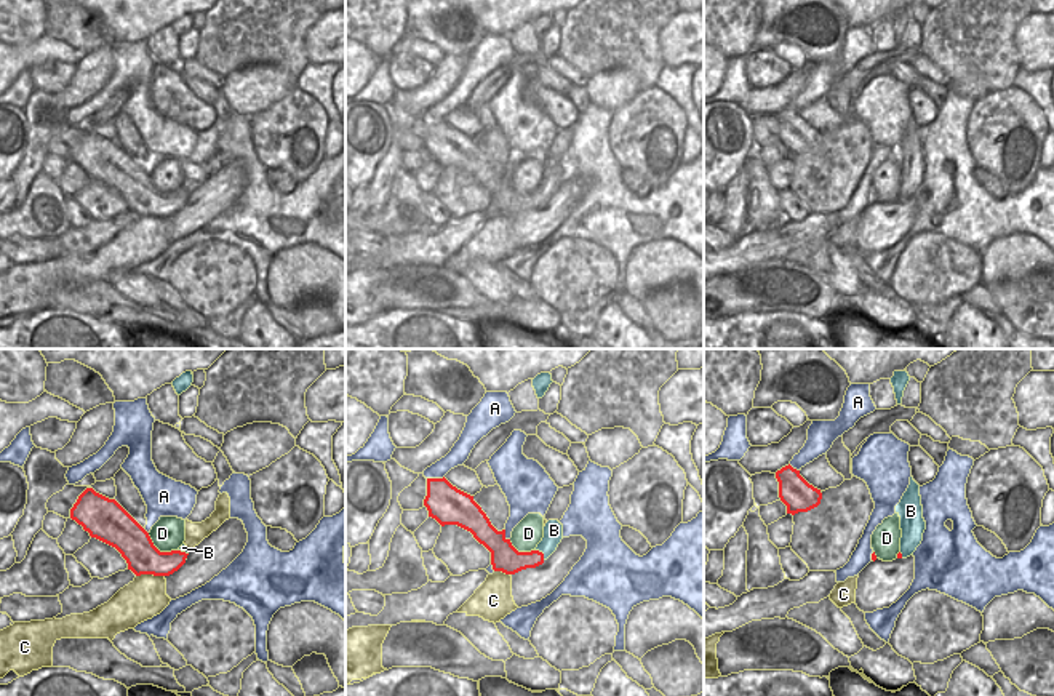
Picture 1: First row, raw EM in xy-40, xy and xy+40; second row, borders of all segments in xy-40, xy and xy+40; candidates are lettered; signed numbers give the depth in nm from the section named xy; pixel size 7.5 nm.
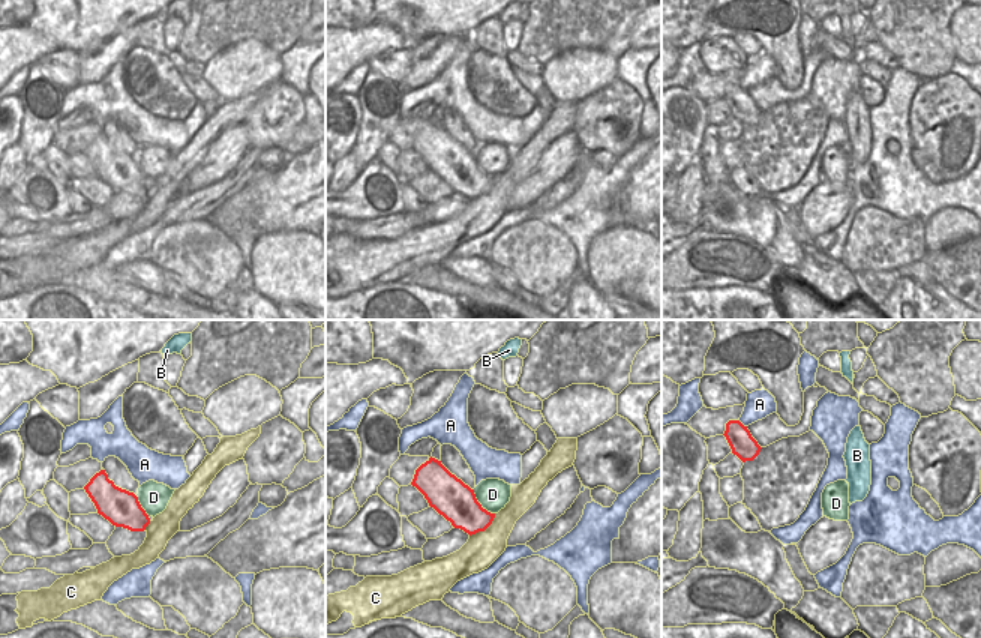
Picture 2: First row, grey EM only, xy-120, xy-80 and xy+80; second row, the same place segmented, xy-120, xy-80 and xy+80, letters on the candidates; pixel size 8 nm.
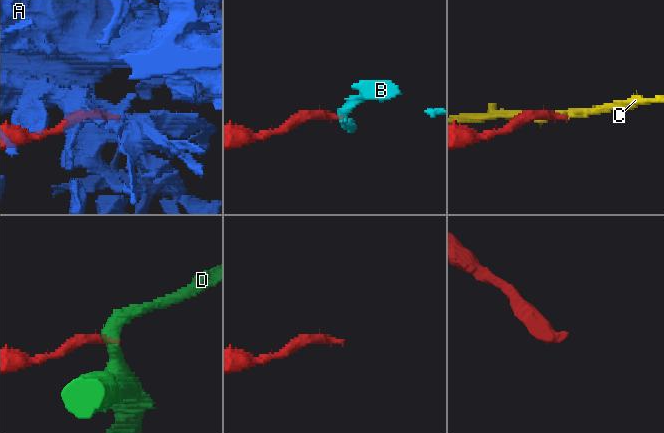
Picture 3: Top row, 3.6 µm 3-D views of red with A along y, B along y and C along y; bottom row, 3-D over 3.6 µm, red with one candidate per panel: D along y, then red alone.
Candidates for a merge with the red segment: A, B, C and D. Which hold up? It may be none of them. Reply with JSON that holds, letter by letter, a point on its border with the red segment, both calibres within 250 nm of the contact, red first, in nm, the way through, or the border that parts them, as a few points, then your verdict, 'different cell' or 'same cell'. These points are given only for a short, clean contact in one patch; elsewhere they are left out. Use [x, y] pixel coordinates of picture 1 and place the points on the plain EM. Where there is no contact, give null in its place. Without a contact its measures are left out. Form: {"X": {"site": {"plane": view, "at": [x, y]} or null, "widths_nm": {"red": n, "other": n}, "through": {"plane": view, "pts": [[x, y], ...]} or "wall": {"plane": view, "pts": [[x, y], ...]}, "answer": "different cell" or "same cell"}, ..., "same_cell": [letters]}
{"A": {"site": {"plane": "xy", "at": [435, 120]}, "widths_nm": {"red": 280, "other": 140}, "answer": "different cell"}, "B": {"site": {"plane": "xy", "at": [542, 196]}, "widths_nm": {"red": 190, "other": 140}, "wall": {"plane": "xy", "pts": [[536, 191], [544, 200]]}, "answer": "different cell"}, "C": {"site": {"plane": "xy-40", "at": [149, 215]}, "widths_nm": {"red": 260, "other": 320}, "wall": {"plane": "xy-40", "pts": [[163, 216], [136, 218]]}, "answer": "different cell"}, "D": {"site": {"plane": "xy-40", "at": [159, 192]}, "widths_nm": {"red": 260, "other": 260}, "wall": {"plane": "xy-40", "pts": [[147, 175], [160, 192], [176, 192]]}, "answer": "different cell"}, "same_cell": []}

